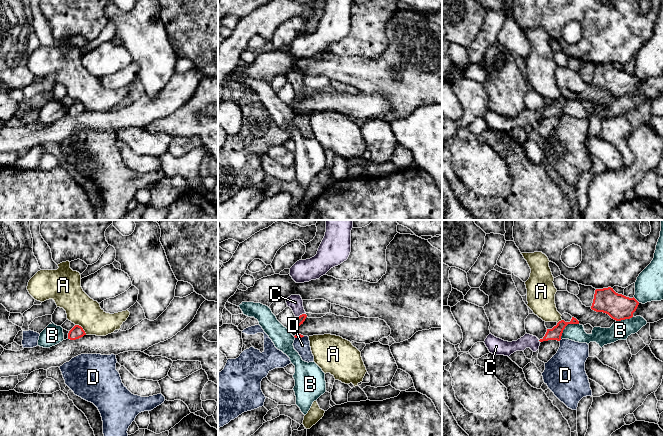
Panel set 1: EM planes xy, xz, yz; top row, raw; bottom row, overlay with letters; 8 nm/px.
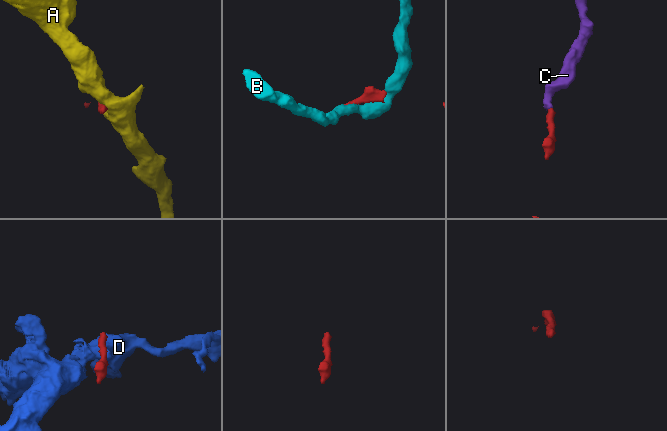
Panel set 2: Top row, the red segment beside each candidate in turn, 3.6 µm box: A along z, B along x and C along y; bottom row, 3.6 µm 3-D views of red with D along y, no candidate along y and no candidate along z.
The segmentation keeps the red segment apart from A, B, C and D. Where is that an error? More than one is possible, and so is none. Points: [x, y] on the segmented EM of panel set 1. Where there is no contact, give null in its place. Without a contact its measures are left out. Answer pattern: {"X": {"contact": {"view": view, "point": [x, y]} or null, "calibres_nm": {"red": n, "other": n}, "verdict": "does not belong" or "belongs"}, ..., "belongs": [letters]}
{"A": {"contact": {"view": "xy", "point": [82, 328]}, "calibres_nm": {"red": 100, "other": 240}, "verdict": "does not belong"}, "B": {"contact": {"view": "yz", "point": [565, 326]}, "calibres_nm": {"red": 100, "other": 140}, "verdict": "does not belong"}, "C": {"contact": {"view": "xz", "point": [300, 315]}, "calibres_nm": {"red": 70, "other": 120}, "verdict": "belongs"}, "D": {"contact": {"view": "xz", "point": [299, 337]}, "calibres_nm": {"red": 40, "other": 130}, "verdict": "does not belong"}, "belongs": ["C"]}

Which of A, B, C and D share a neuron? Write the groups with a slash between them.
A / B / C / D

